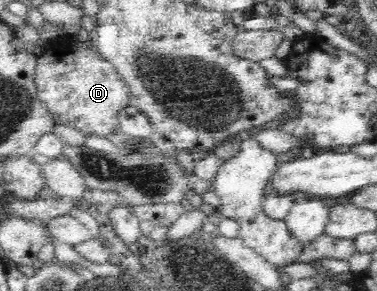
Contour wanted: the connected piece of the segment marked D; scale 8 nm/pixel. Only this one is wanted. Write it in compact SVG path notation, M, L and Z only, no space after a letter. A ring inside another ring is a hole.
M62 24L58 26L61 30L54 38L60 38L60 40L52 42L50 48L47 44L47 51L45 49L45 52L37 57L35 83L38 87L38 98L46 103L48 111L52 113L55 125L74 127L82 132L86 138L106 137L119 128L118 112L131 105L129 87L122 80L118 71L114 69L114 66L98 55L90 42L81 42L76 31L66 33ZM56 54L76 54L76 60L60 60Z

